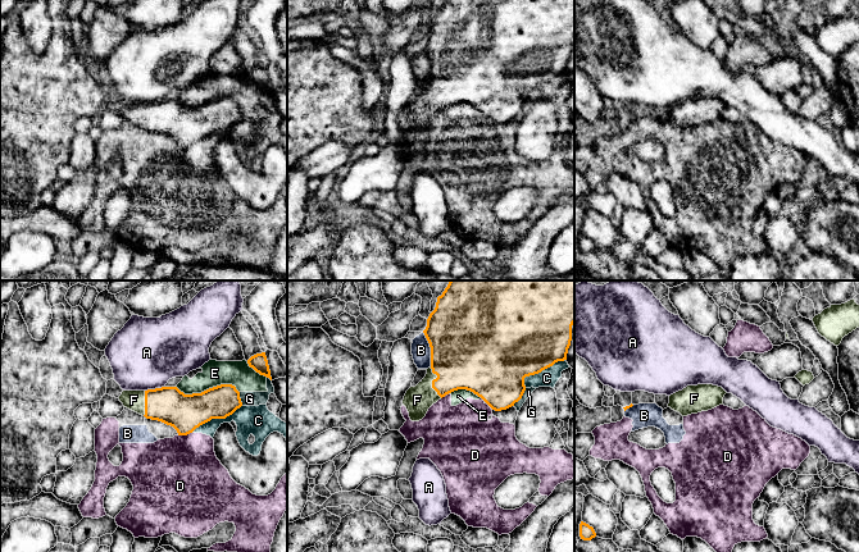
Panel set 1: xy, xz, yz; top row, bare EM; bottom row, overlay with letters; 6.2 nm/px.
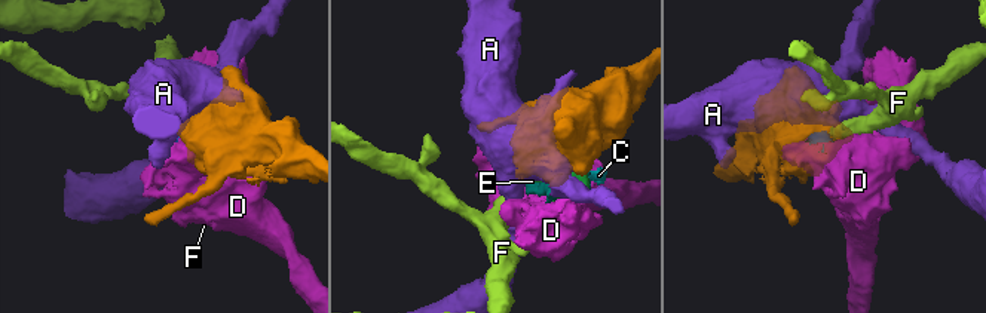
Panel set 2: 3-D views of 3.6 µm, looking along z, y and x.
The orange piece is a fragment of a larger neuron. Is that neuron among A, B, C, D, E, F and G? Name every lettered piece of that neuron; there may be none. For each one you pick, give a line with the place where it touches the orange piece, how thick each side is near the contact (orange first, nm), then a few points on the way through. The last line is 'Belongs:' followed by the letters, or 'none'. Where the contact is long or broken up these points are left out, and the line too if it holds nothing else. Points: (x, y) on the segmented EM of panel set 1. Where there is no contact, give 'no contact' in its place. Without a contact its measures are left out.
F: xz (432, 382) | 420/170 nm | across xz (463, 356), (432, 382), (417, 400)
Belongs: F

